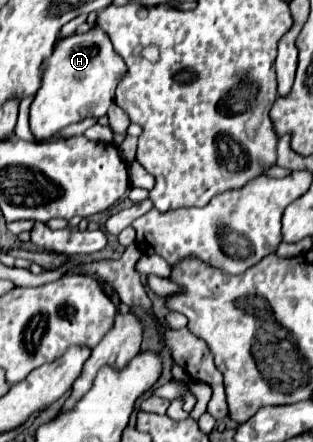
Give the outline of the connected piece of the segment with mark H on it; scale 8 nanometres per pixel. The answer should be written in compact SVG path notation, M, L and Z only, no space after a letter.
M102 28L60 38L54 44L52 56L48 56L42 64L42 84L30 106L30 130L36 142L54 138L60 130L84 118L104 116L114 100L114 90L124 72L126 64Z

